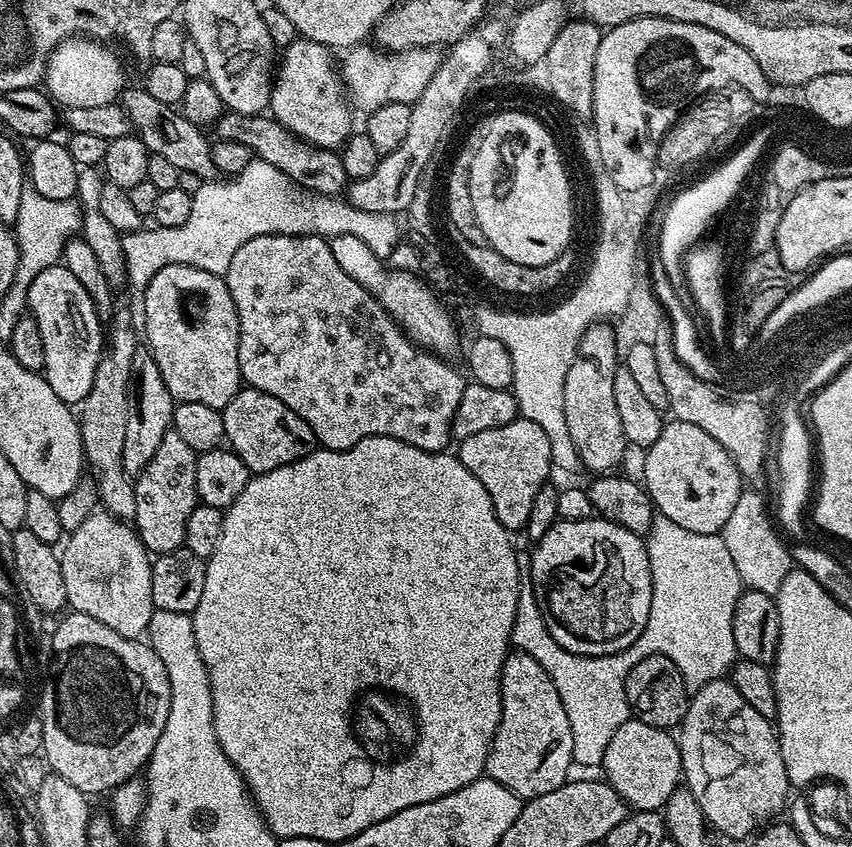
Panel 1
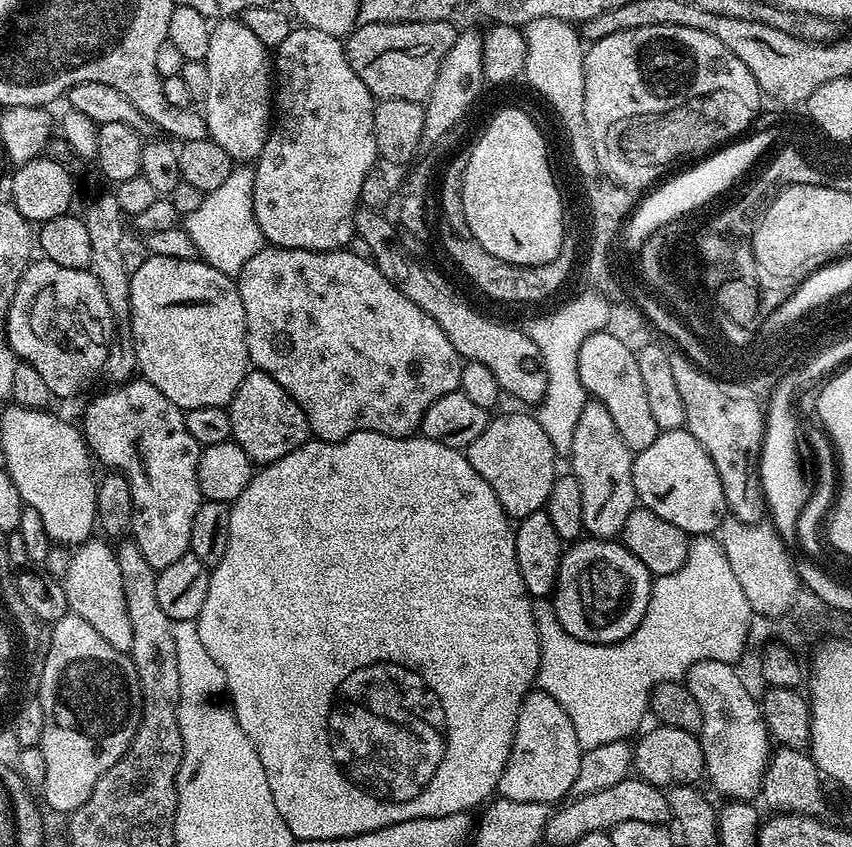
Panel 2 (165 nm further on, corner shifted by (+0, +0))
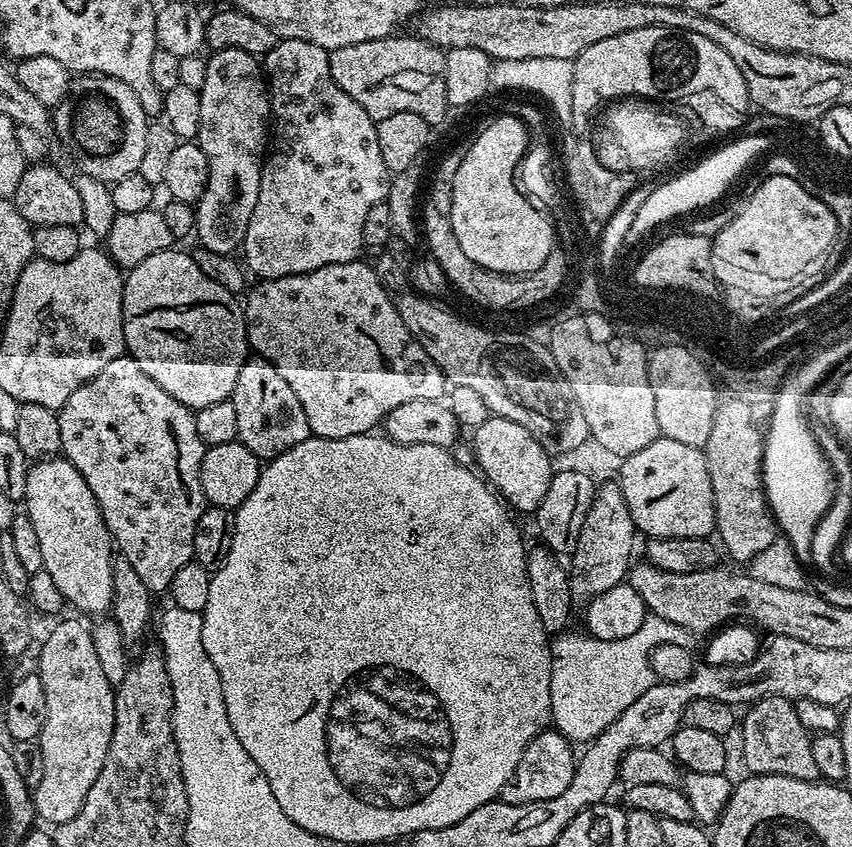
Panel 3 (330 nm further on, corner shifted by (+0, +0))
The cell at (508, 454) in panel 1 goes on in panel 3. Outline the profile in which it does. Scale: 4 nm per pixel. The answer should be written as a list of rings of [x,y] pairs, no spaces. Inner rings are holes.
[[[489,415],[488,420],[482,422],[482,426],[478,426],[471,436],[472,448],[476,451],[477,465],[475,464],[475,467],[495,489],[505,505],[517,513],[519,513],[518,511],[528,512],[528,514],[536,513],[538,506],[542,506],[542,498],[546,498],[546,490],[550,490],[554,471],[553,457],[540,445],[538,438],[534,438],[534,434],[530,434],[530,430],[526,430],[526,426],[518,426],[518,422],[510,422],[510,418],[494,415]]]

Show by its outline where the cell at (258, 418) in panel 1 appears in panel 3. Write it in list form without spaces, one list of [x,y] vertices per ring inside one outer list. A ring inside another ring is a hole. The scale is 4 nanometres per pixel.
[[[259,358],[245,360],[242,370],[238,370],[238,382],[230,398],[238,414],[238,439],[261,461],[267,462],[278,454],[286,454],[286,450],[298,446],[298,442],[307,440],[310,435],[306,410],[302,410],[298,394],[290,390],[286,378],[282,378],[270,362]]]

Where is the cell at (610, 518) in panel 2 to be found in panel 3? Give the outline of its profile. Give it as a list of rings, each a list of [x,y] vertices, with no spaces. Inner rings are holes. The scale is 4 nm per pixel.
[[[601,483],[594,494],[594,502],[590,502],[590,514],[586,514],[586,522],[582,522],[578,546],[574,546],[570,557],[568,581],[573,601],[577,605],[587,605],[598,594],[606,594],[610,586],[625,583],[633,563],[632,547],[635,546],[636,539],[638,533],[634,518],[630,518],[630,506],[626,506],[626,498],[619,483]]]

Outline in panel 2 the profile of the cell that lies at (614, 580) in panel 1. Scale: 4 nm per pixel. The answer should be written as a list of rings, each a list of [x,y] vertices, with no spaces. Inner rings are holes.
[[[581,538],[560,557],[554,607],[562,630],[582,642],[616,644],[624,640],[642,622],[652,593],[651,572],[630,554],[623,543]]]

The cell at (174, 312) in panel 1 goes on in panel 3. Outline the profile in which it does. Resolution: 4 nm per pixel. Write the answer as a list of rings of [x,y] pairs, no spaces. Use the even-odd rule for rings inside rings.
[[[176,251],[150,254],[146,262],[138,262],[138,266],[124,276],[124,346],[127,355],[132,356],[170,398],[195,410],[231,397],[238,382],[238,370],[242,370],[250,356],[248,329],[244,326],[244,310],[237,293],[202,274],[188,252]]]

